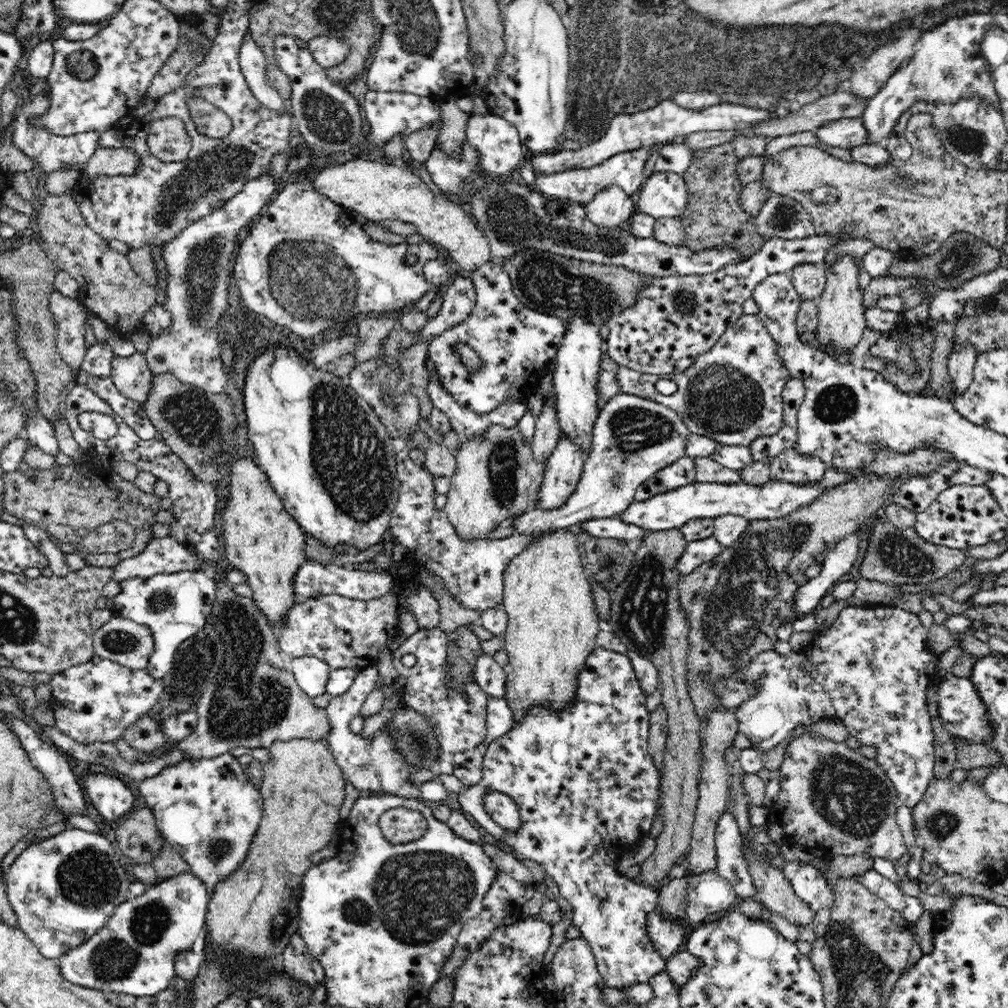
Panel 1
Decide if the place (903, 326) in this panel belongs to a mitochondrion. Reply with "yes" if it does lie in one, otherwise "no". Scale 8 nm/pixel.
no

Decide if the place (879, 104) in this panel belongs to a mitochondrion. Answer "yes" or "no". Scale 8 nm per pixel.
no

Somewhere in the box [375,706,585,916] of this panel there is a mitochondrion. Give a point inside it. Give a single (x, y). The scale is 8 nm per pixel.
(417, 741)

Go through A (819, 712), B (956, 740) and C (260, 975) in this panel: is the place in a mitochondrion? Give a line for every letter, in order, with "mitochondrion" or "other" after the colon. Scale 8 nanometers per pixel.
A: other
B: other
C: mitochondrion

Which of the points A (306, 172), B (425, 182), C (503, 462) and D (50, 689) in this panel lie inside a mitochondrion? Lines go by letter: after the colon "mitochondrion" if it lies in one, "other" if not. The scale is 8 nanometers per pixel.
A: other
B: other
C: mitochondrion
D: other

